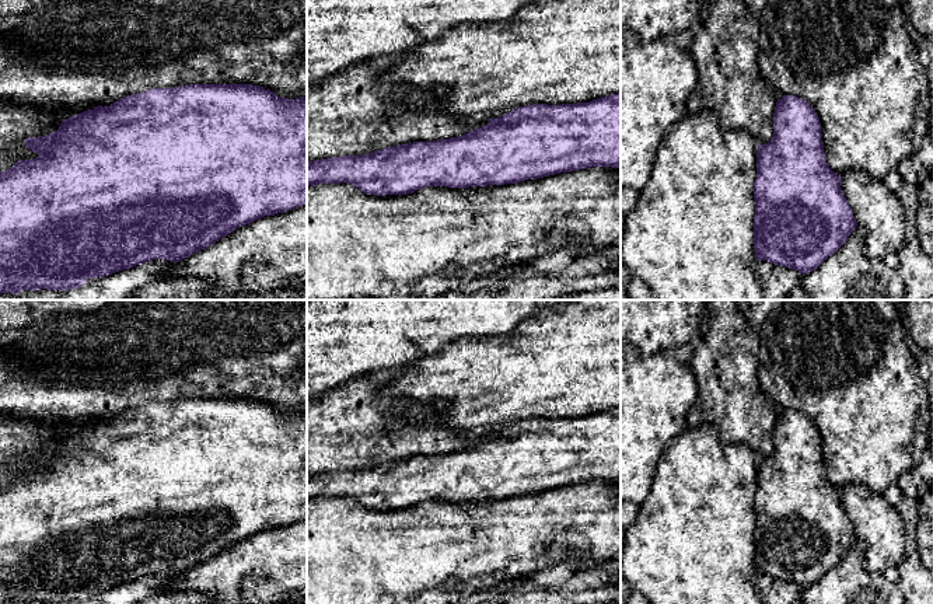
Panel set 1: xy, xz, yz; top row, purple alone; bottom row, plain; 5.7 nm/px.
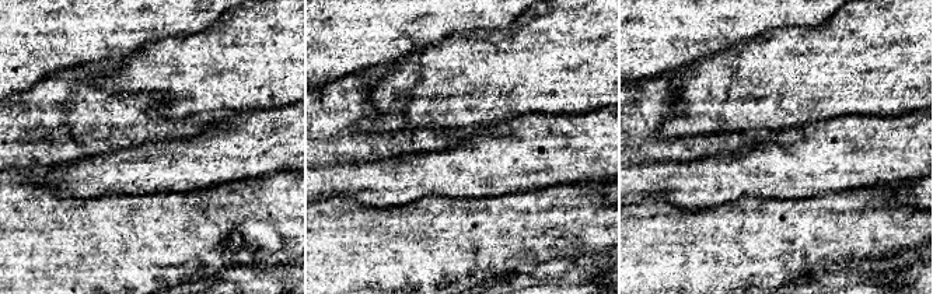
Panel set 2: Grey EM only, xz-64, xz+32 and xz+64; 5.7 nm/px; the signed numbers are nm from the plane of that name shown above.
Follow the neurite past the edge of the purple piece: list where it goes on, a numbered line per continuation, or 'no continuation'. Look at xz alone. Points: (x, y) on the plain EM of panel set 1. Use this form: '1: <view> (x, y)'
no continuation

